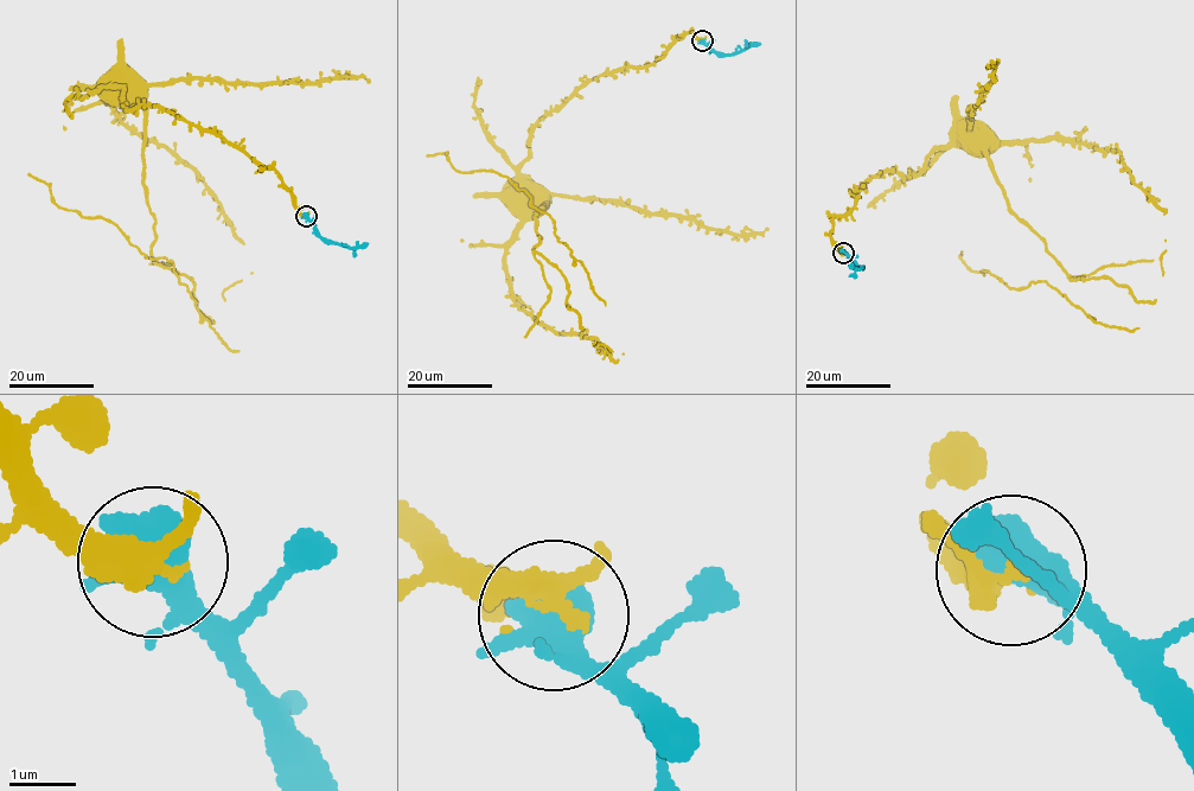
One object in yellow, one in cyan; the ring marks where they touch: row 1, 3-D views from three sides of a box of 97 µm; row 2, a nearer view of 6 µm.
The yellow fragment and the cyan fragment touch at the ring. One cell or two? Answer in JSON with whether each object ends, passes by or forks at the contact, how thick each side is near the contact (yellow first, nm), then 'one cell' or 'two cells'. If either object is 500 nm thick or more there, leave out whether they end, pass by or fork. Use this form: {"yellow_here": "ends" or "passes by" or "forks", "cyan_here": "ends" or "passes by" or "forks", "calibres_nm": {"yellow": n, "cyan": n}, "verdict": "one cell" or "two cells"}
{"calibres_nm": {"yellow": 360, "cyan": 600}, "verdict": "one cell"}

